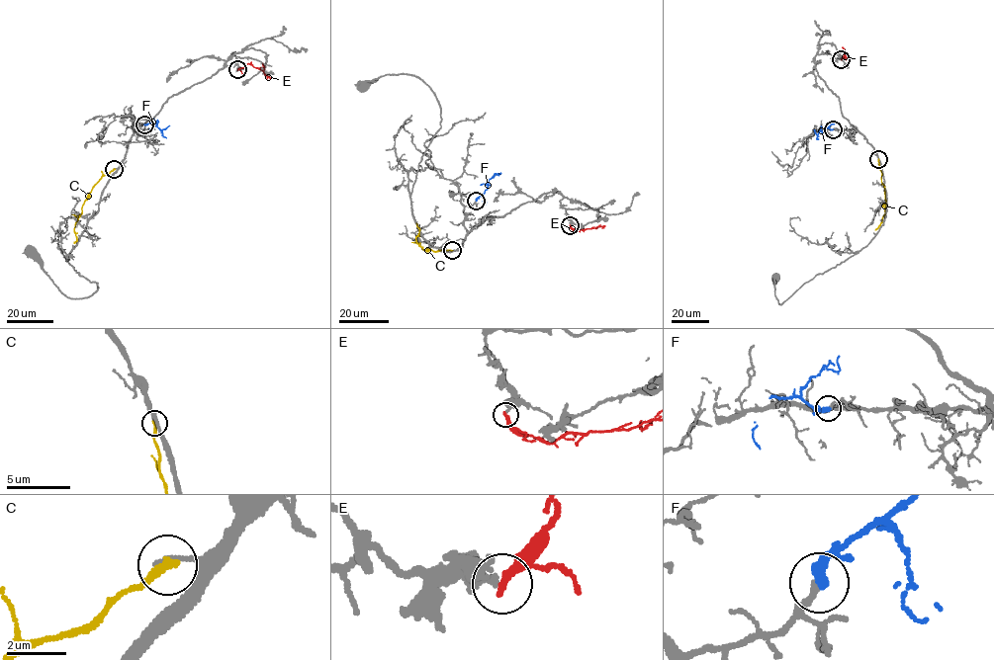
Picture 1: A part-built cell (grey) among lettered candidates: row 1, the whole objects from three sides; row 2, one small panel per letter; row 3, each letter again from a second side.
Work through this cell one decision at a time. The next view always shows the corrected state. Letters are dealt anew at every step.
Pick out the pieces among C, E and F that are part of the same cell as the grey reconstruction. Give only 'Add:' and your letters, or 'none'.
Add: F

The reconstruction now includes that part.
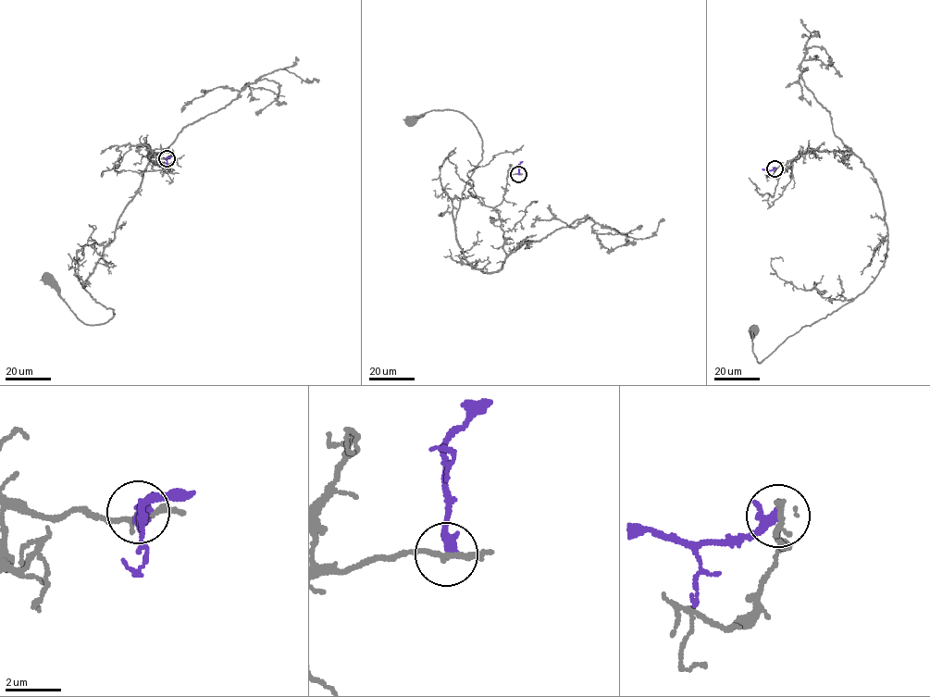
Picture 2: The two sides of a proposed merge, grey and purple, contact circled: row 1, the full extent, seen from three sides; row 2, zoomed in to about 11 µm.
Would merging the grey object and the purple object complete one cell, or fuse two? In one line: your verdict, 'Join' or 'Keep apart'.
Keep apart

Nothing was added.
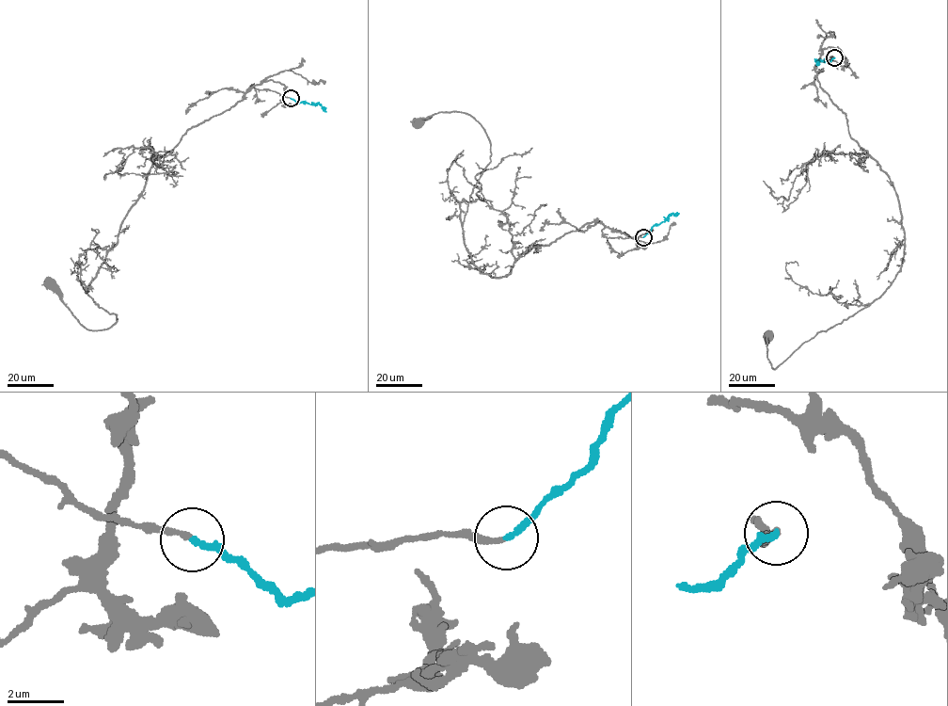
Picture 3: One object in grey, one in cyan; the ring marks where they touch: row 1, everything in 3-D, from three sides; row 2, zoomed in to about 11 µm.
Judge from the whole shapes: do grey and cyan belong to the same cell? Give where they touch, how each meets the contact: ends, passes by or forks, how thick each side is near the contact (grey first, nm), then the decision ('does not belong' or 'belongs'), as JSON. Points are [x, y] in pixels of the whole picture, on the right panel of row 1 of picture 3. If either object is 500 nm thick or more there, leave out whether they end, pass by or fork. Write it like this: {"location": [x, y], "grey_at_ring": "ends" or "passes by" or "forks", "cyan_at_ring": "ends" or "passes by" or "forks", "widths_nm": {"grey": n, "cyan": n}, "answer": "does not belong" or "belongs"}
{"location": [834, 57], "grey_at_ring": "ends", "cyan_at_ring": "ends", "widths_nm": {"grey": 200, "cyan": 200}, "answer": "belongs"}

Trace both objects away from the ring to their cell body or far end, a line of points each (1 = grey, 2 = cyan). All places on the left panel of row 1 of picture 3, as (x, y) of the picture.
1: (291, 98), (251, 86), (153, 161), (87, 288), (98, 306), (117, 315), (115, 324), (86, 328), (50, 281)
2: (291, 98), (298, 103), (318, 104), (326, 111)

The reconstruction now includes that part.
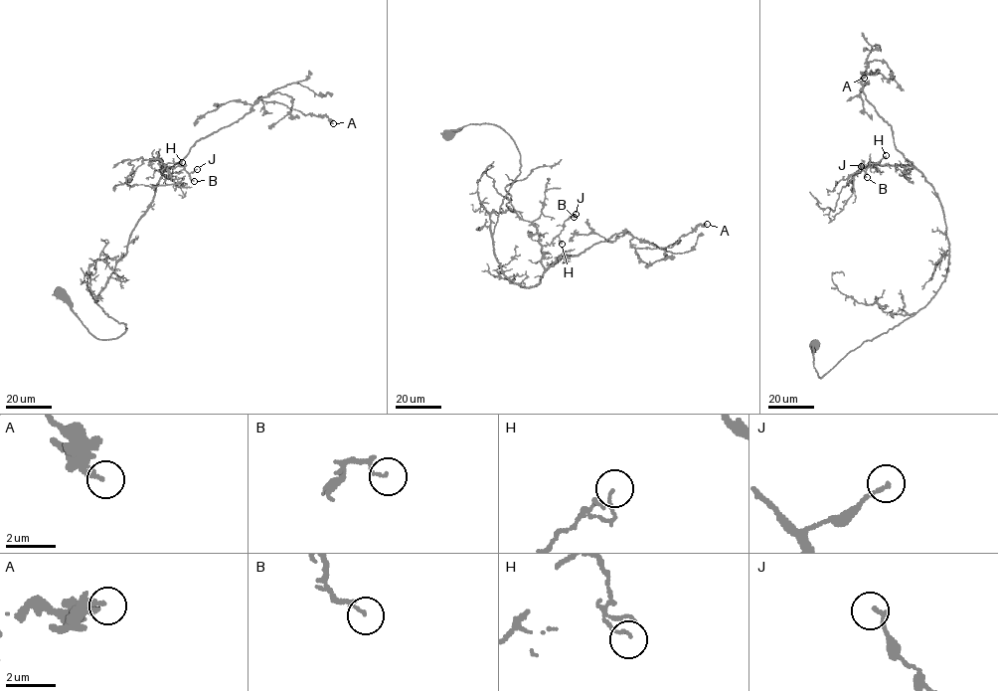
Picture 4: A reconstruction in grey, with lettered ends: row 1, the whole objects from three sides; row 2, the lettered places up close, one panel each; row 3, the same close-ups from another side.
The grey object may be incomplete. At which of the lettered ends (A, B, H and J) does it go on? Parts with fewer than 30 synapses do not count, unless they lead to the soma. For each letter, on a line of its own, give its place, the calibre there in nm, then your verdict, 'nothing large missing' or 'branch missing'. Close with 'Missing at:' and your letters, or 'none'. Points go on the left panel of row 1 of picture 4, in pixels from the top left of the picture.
A: at (333, 123); 200 nm thick; nothing large missing
B: at (194, 181); 90 nm thick; nothing large missing
H: at (182, 162); 100 nm thick; nothing large missing
J: at (197, 169); 150 nm thick; nothing large missing
Missing at: none

